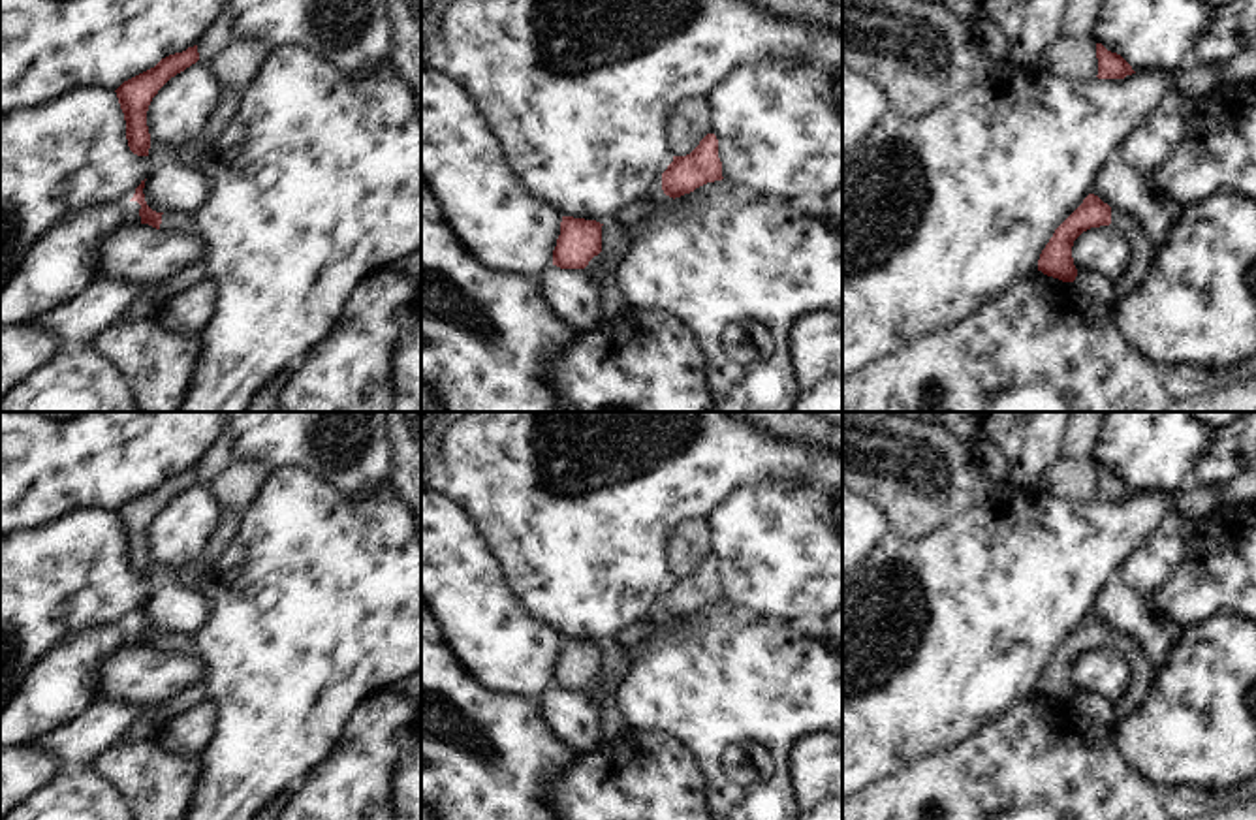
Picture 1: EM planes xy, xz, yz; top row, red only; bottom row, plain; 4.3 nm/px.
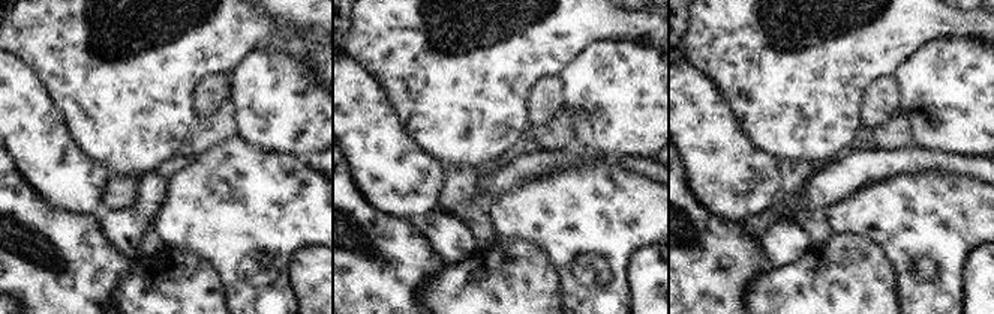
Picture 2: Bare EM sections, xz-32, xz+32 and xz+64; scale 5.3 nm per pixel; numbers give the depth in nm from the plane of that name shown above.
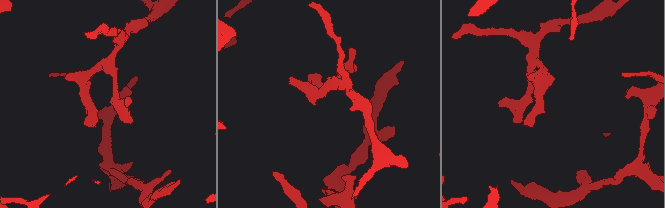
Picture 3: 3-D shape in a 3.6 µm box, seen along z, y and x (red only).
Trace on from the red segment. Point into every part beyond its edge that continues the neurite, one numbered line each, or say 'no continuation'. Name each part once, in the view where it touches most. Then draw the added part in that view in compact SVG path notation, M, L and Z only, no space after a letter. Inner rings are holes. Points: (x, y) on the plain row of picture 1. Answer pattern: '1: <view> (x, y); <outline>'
1: xz (612, 725); M600 675L589 683L585 692L600 703L598 732L602 741L617 741L626 730L624 717L617 705L617 696L605 688Z

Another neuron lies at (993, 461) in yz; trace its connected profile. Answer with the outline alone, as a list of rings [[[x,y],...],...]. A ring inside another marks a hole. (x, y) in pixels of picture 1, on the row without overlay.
[[[987,440],[974,449],[974,461],[991,481],[998,481],[1010,474],[1010,455],[1004,449],[991,446]]]

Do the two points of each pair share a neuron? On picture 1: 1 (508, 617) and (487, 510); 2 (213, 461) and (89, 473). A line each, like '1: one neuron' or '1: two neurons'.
1: two neurons
2: two neurons

